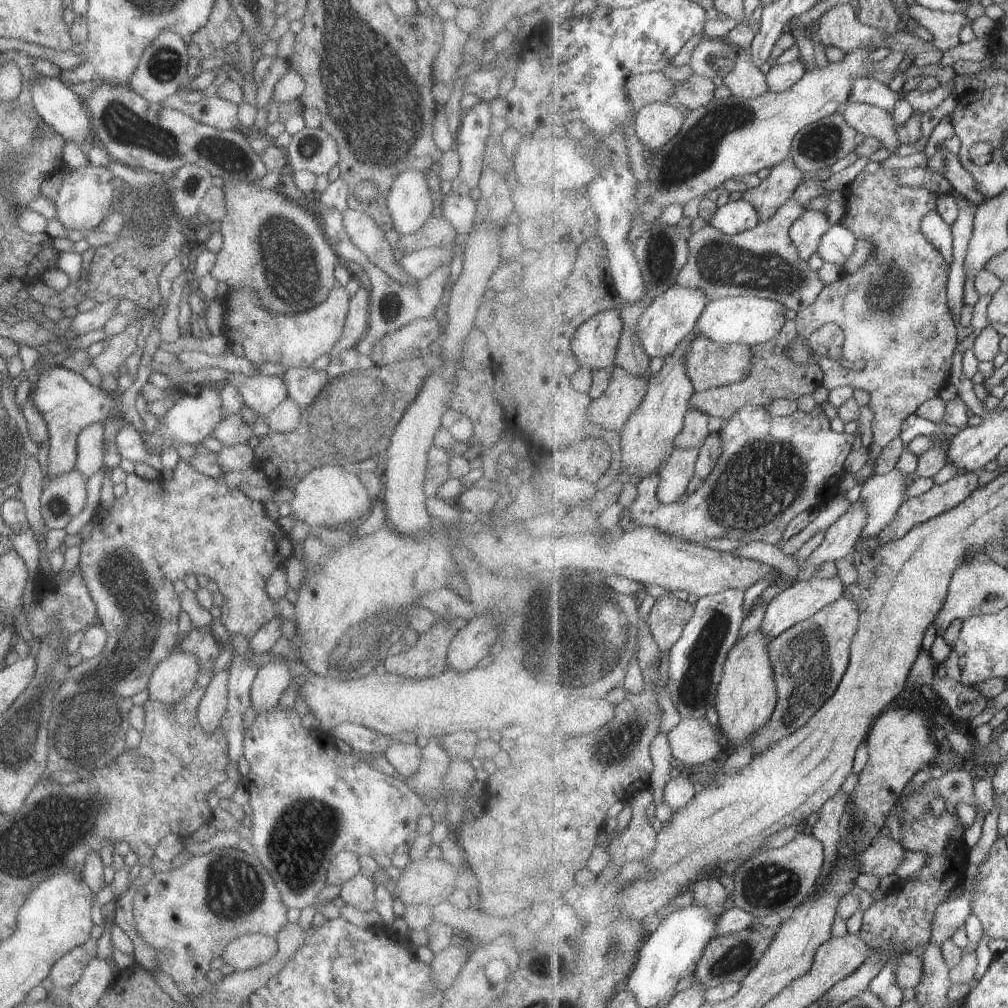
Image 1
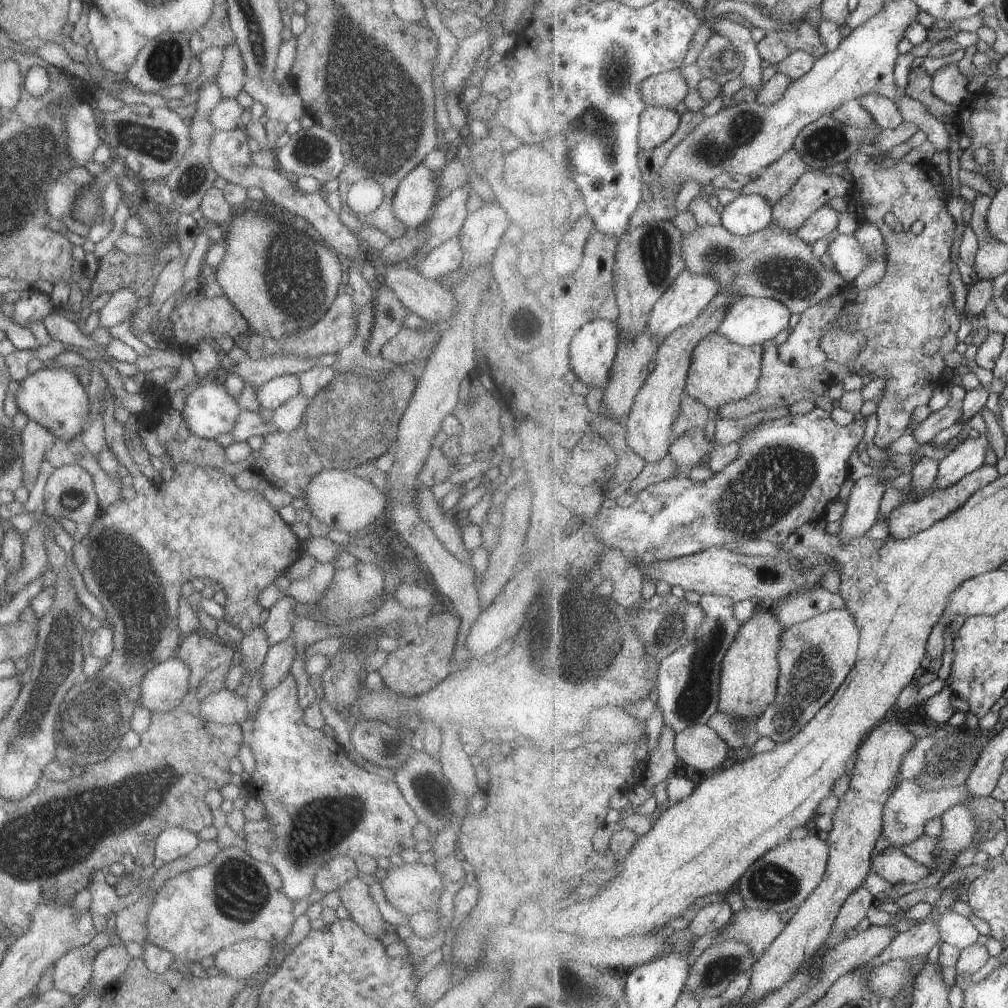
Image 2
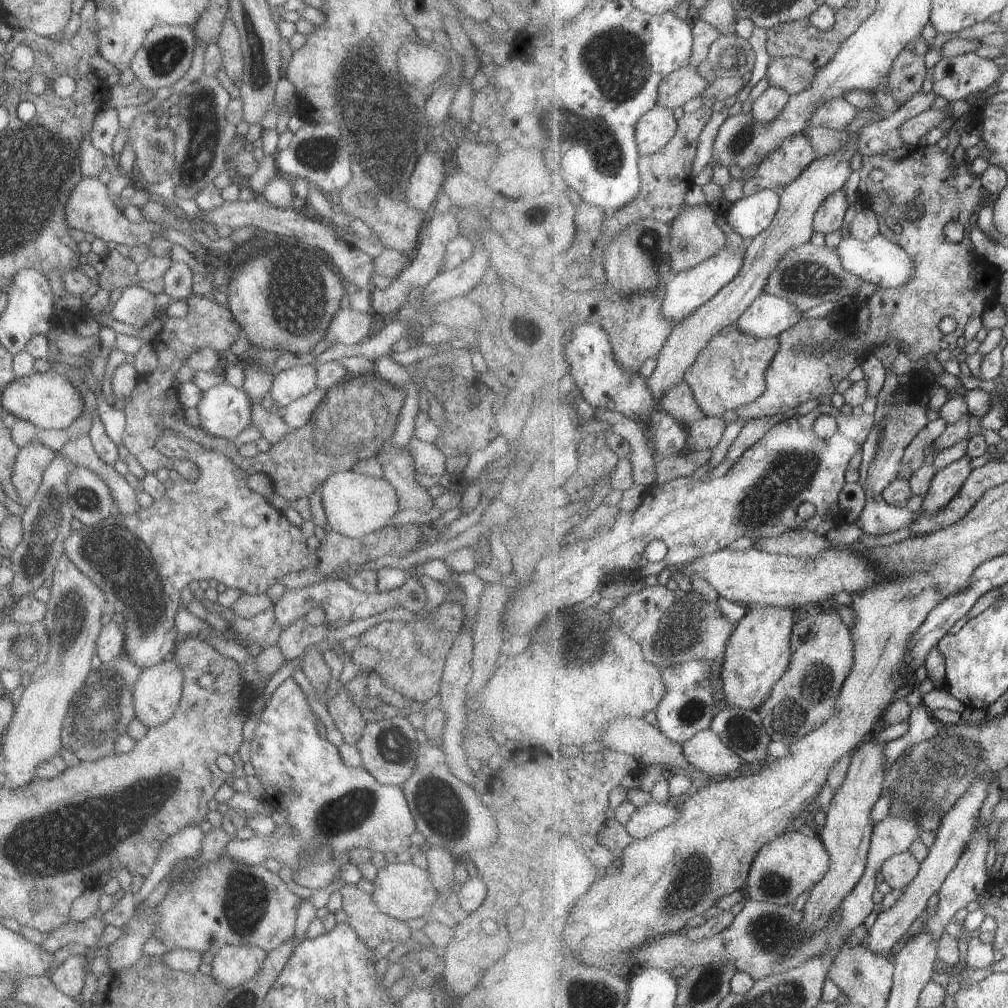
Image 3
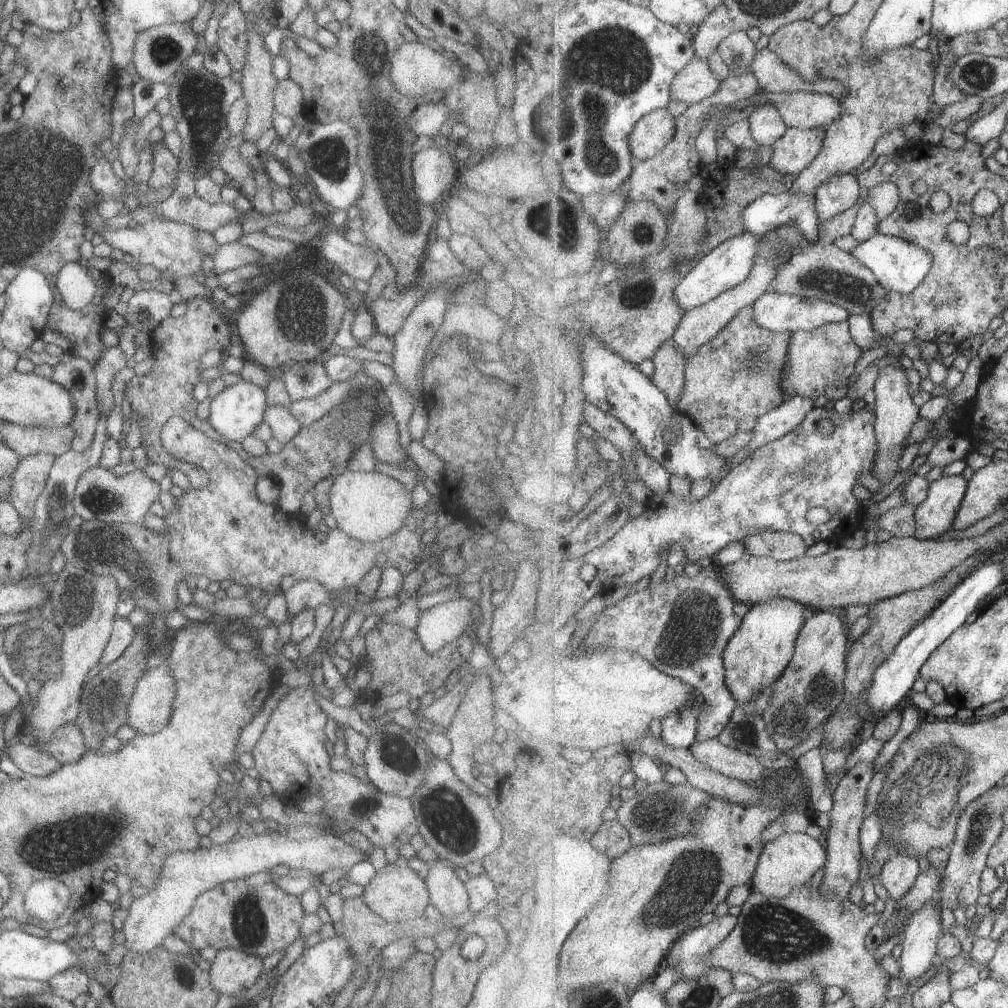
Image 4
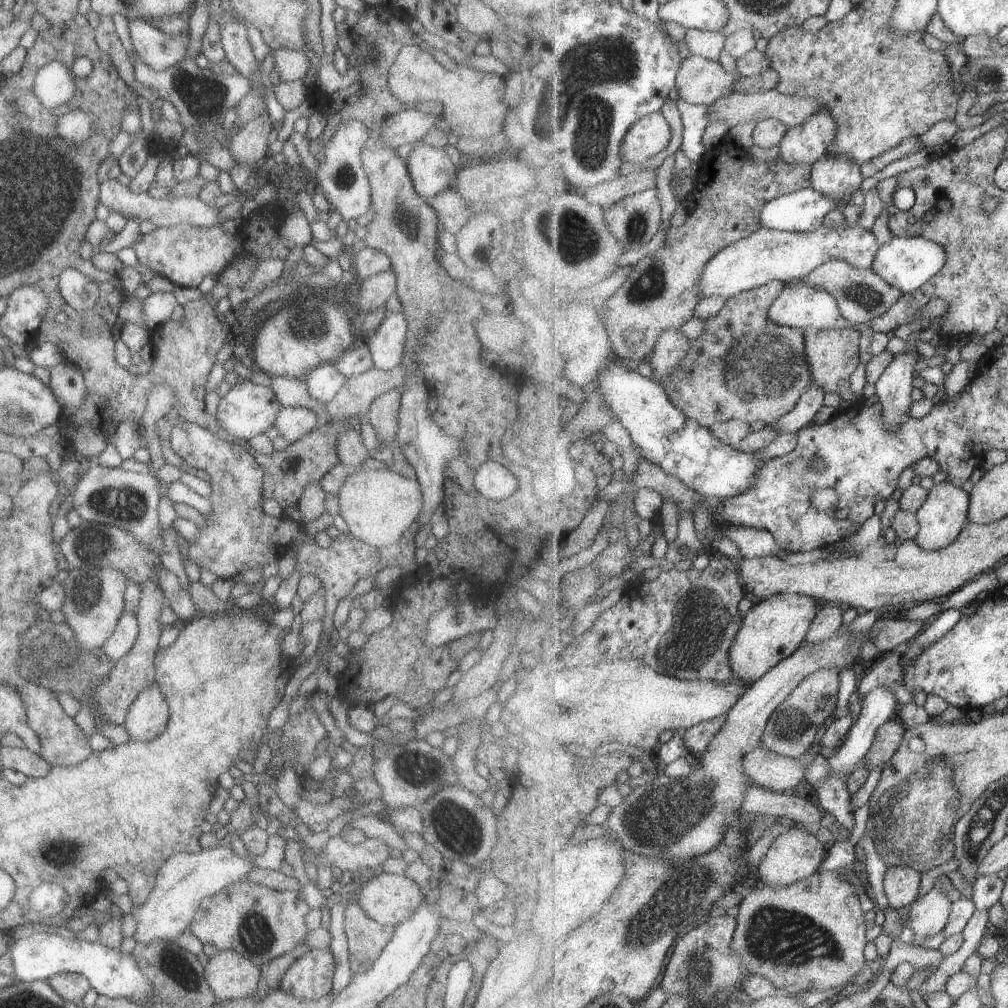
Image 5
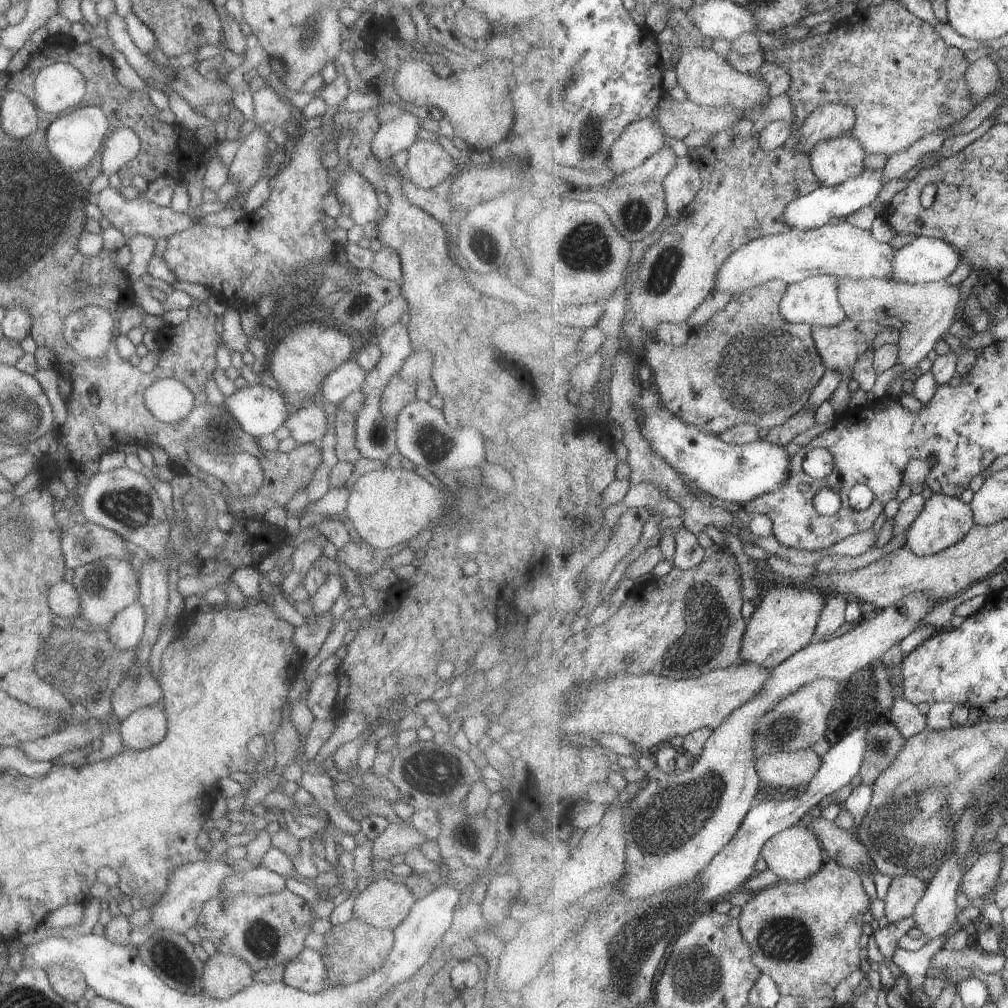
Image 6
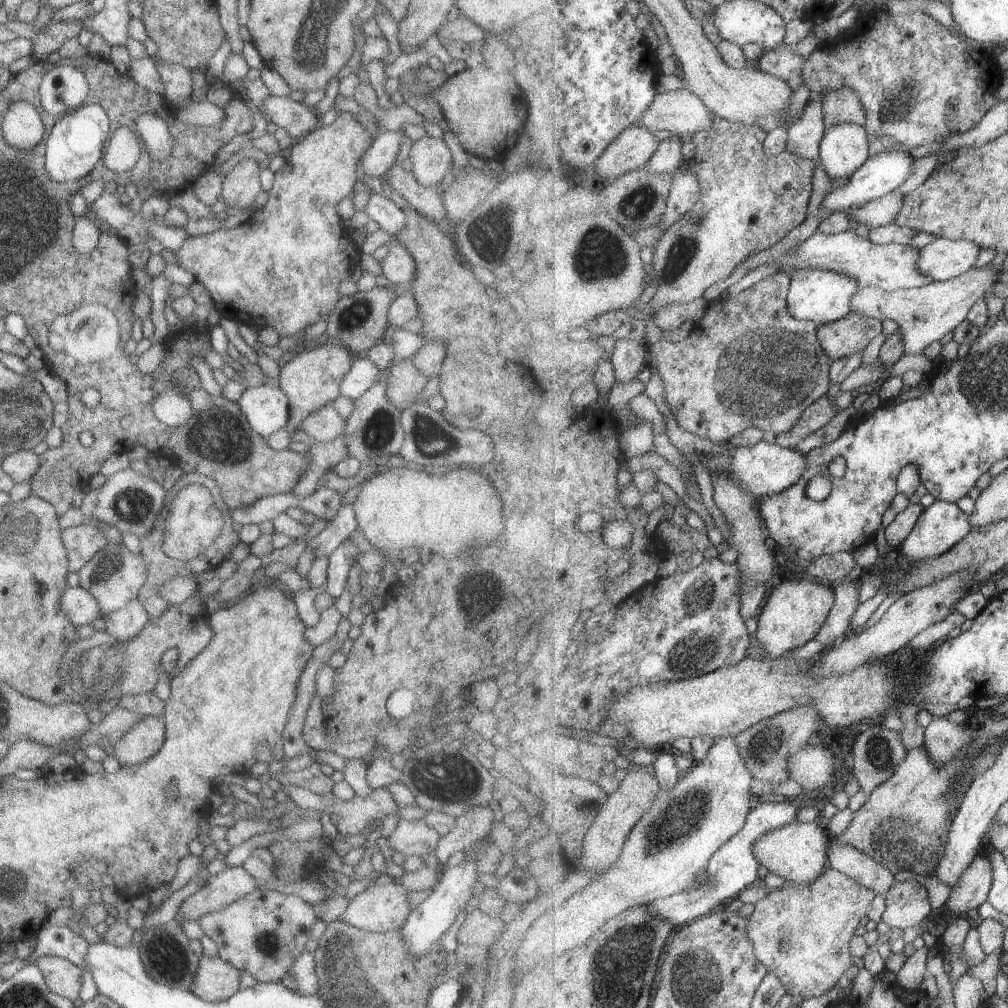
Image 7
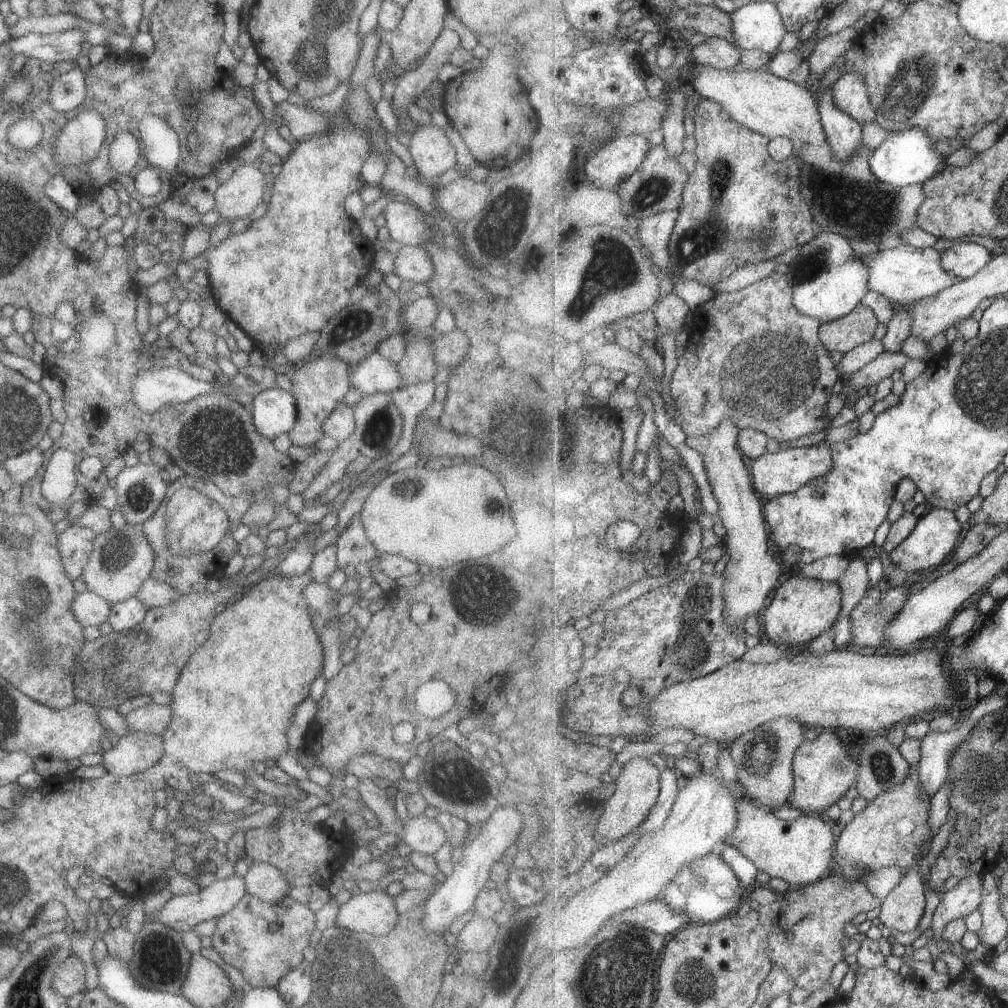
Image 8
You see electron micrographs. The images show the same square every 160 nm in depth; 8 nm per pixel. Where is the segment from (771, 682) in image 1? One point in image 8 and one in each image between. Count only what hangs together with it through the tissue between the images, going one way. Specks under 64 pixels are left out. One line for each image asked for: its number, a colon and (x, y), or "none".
2: (750, 669)
3: (758, 654)
4: (756, 657)
5: (775, 628)
6: (785, 621)
7: (796, 610)
8: (802, 608)

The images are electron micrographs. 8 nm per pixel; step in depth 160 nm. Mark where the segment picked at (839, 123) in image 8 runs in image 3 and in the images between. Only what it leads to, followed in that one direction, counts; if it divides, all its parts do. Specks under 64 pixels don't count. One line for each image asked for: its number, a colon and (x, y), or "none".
3: (830, 216)
4: (838, 195)
5: (836, 175)
6: (835, 160)
7: (845, 147)

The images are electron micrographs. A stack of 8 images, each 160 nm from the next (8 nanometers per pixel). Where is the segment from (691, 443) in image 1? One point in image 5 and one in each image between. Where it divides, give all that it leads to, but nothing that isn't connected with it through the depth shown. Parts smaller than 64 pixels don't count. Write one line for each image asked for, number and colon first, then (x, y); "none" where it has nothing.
2: (694, 414)
3: (680, 402)
4: (669, 375)
5: (673, 344)

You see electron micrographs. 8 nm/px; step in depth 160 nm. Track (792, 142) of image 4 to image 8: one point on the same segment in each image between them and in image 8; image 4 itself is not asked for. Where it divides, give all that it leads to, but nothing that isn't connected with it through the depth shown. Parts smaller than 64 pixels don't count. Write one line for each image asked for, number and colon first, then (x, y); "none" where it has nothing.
5: (807, 143)
6: (830, 120)
7: (842, 105)
8: (851, 94)

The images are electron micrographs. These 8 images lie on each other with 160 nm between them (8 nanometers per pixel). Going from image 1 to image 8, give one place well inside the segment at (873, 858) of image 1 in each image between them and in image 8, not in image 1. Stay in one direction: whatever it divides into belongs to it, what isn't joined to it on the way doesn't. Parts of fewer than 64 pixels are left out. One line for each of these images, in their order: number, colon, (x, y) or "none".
2: (892, 864)
3: (899, 871)
4: (899, 875)
5: (903, 884)
6: (903, 894)
7: (906, 905)
8: (902, 910)

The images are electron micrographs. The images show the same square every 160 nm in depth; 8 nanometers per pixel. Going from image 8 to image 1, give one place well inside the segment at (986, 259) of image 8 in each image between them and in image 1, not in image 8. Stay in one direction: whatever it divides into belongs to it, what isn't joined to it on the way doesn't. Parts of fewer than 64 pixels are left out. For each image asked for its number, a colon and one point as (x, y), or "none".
1: (837, 246)
2: (846, 252)
3: (879, 261)
4: (900, 265)
5: (908, 263)
6: (926, 259)
7: (945, 259)

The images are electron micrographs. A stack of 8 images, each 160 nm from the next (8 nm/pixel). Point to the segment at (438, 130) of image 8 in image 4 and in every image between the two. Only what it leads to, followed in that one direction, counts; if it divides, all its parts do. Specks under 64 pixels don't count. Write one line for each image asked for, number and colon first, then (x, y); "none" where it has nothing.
4: (432, 170)
5: (428, 167)
6: (428, 163)
7: (430, 158)

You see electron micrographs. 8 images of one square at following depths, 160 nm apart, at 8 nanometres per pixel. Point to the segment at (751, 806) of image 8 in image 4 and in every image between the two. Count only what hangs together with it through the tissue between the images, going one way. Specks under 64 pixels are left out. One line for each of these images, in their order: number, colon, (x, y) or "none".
4: (791, 860)
5: (796, 854)
6: (795, 855)
7: (799, 852)

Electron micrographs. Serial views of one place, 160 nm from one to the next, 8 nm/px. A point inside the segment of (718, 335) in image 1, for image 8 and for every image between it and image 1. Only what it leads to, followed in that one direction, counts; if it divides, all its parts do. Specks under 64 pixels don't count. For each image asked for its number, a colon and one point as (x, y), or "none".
2: (750, 321)
3: (770, 316)
4: (780, 312)
5: (804, 305)
6: (816, 301)
7: (822, 296)
8: (829, 282)

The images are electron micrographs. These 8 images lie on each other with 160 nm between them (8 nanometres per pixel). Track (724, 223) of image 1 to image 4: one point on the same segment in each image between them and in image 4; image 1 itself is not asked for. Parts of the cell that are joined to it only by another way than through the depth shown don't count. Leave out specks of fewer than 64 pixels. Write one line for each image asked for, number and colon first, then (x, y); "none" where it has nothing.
2: (746, 214)
3: (752, 215)
4: (769, 212)

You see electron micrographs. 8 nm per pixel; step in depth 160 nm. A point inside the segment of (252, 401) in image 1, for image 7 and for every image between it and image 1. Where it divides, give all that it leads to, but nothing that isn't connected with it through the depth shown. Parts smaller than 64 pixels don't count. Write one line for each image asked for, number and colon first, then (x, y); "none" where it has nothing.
2: (274, 392)
3: (290, 383)
4: (301, 380)
5: (322, 383)
6: (347, 377)
7: (362, 374)

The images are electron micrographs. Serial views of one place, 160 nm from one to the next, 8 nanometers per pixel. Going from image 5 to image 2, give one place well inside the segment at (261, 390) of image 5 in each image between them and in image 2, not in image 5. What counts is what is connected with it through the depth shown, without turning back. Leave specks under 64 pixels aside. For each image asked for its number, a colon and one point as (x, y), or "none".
2: (208, 410)
3: (224, 411)
4: (233, 413)

